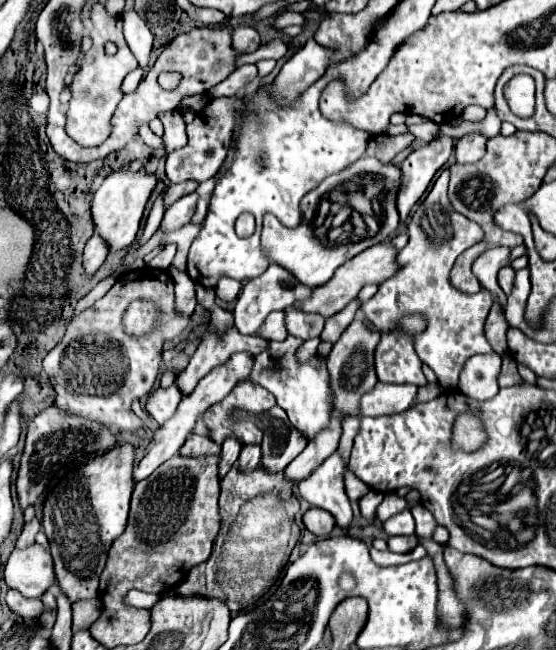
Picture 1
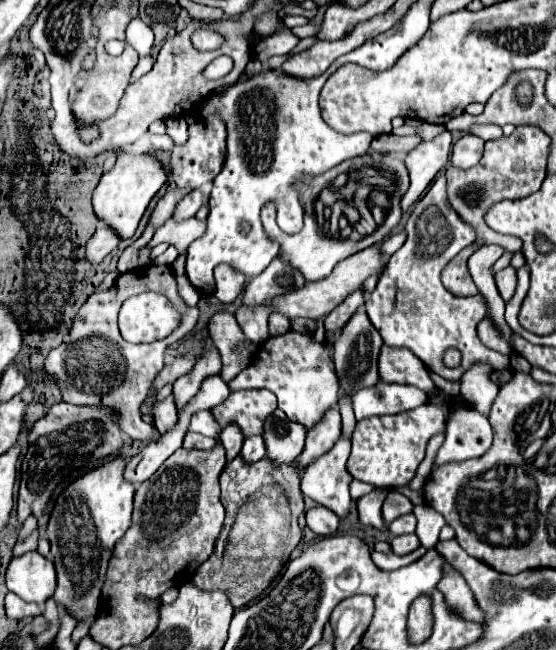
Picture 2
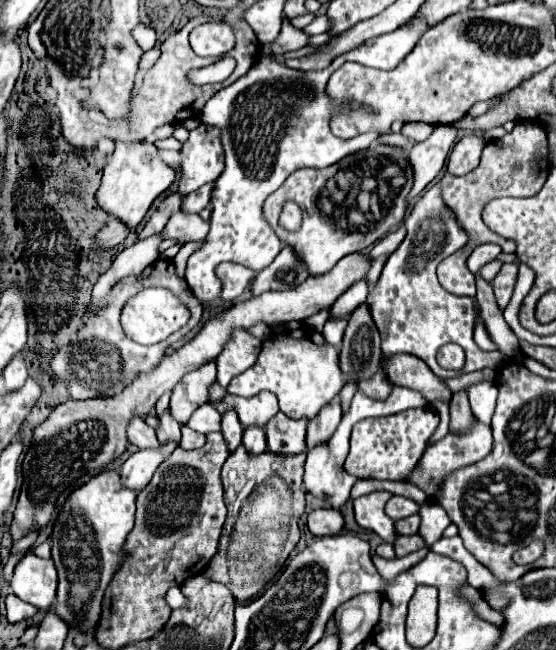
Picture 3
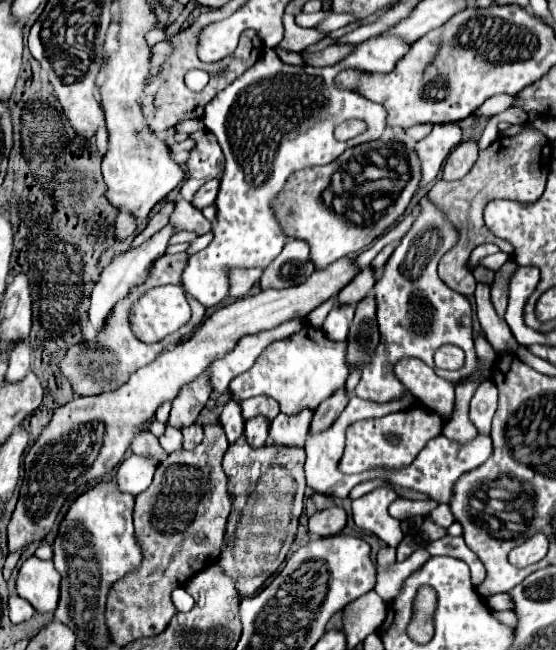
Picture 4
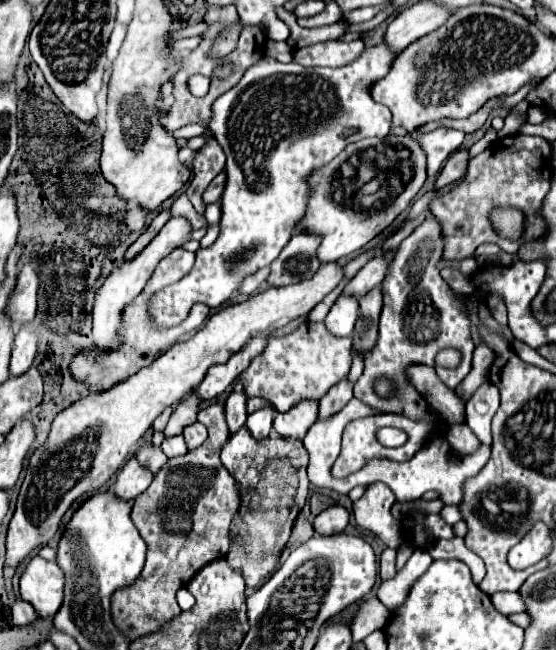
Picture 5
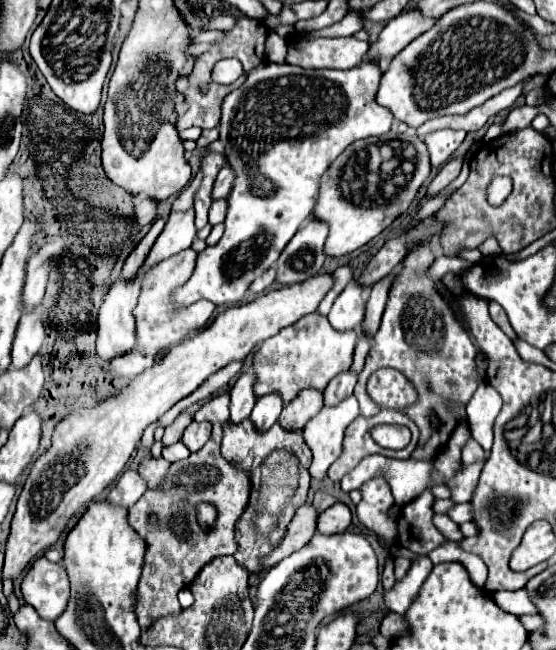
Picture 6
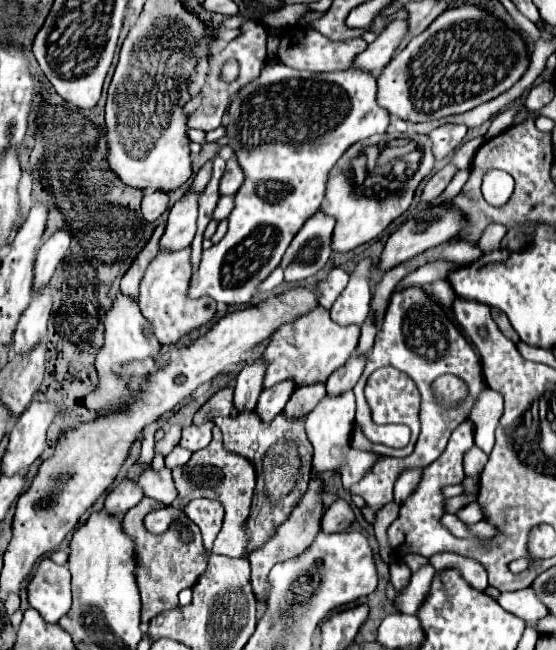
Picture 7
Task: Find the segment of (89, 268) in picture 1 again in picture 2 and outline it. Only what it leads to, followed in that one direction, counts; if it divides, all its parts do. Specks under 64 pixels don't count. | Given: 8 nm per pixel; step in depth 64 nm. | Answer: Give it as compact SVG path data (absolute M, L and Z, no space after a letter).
M98 224L94 236L86 244L86 260L92 266L100 264L106 258L106 254L110 254L118 246L118 242L120 240L116 240L114 232L108 232L108 228L104 228L104 224Z

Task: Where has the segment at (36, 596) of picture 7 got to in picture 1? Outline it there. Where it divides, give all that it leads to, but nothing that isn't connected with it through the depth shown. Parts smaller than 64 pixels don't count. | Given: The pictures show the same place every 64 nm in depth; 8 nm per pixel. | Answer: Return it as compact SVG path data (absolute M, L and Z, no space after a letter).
M40 544L28 548L14 548L6 562L6 584L22 596L40 598L54 584L54 568L50 550Z

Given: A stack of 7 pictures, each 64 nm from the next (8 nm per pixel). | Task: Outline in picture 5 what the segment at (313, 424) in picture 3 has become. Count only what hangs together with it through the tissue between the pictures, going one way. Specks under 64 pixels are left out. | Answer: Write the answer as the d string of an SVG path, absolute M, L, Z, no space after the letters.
M342 380L340 384L336 384L336 388L332 388L322 400L320 400L320 410L318 410L318 420L326 420L334 414L338 414L348 400L352 398L352 384L348 380Z

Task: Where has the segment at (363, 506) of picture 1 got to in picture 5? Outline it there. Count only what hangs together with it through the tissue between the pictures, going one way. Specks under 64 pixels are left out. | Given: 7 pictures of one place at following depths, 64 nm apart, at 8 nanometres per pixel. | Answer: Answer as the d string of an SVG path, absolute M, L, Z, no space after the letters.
M382 482L369 485L364 496L354 502L356 524L374 532L388 548L398 548L404 540L400 520L394 520L390 514L394 502L394 492Z

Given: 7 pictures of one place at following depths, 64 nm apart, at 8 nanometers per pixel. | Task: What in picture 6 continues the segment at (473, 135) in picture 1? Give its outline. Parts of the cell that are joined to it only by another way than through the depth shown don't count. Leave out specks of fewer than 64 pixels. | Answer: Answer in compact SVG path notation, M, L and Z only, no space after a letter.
M458 156L458 158L452 158L438 174L436 174L436 178L432 180L432 184L428 186L428 194L436 194L436 192L440 192L444 186L448 186L458 174L460 174L460 168L462 168L462 156Z

